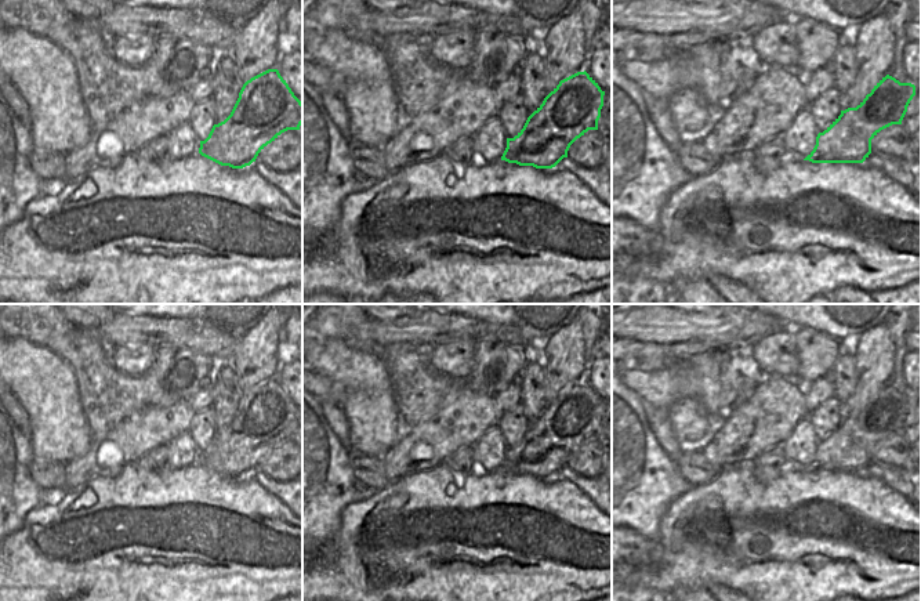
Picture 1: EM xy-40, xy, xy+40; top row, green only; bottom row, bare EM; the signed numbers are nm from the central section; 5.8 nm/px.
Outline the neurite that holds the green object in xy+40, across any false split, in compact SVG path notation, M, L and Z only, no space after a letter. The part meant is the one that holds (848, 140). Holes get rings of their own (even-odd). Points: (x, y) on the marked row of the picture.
M886 75L856 106L841 111L841 115L816 137L813 151L804 159L812 163L863 163L871 153L871 140L892 124L902 124L907 106L915 95L915 86L900 83Z

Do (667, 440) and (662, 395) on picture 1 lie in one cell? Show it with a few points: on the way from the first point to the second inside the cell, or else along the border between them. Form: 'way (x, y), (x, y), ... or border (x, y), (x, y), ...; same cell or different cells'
border (645, 402), (666, 409); different cells

